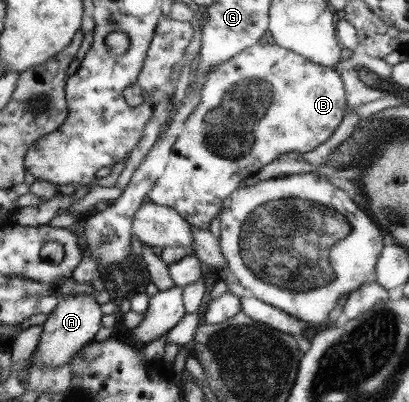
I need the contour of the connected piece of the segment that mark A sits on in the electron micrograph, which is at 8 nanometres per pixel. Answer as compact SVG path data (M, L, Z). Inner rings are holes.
M87 294L67 295L63 301L60 301L42 323L41 336L35 349L38 364L47 369L60 366L67 363L81 347L94 340L97 330L101 327L102 315L99 309L101 309L99 304Z

